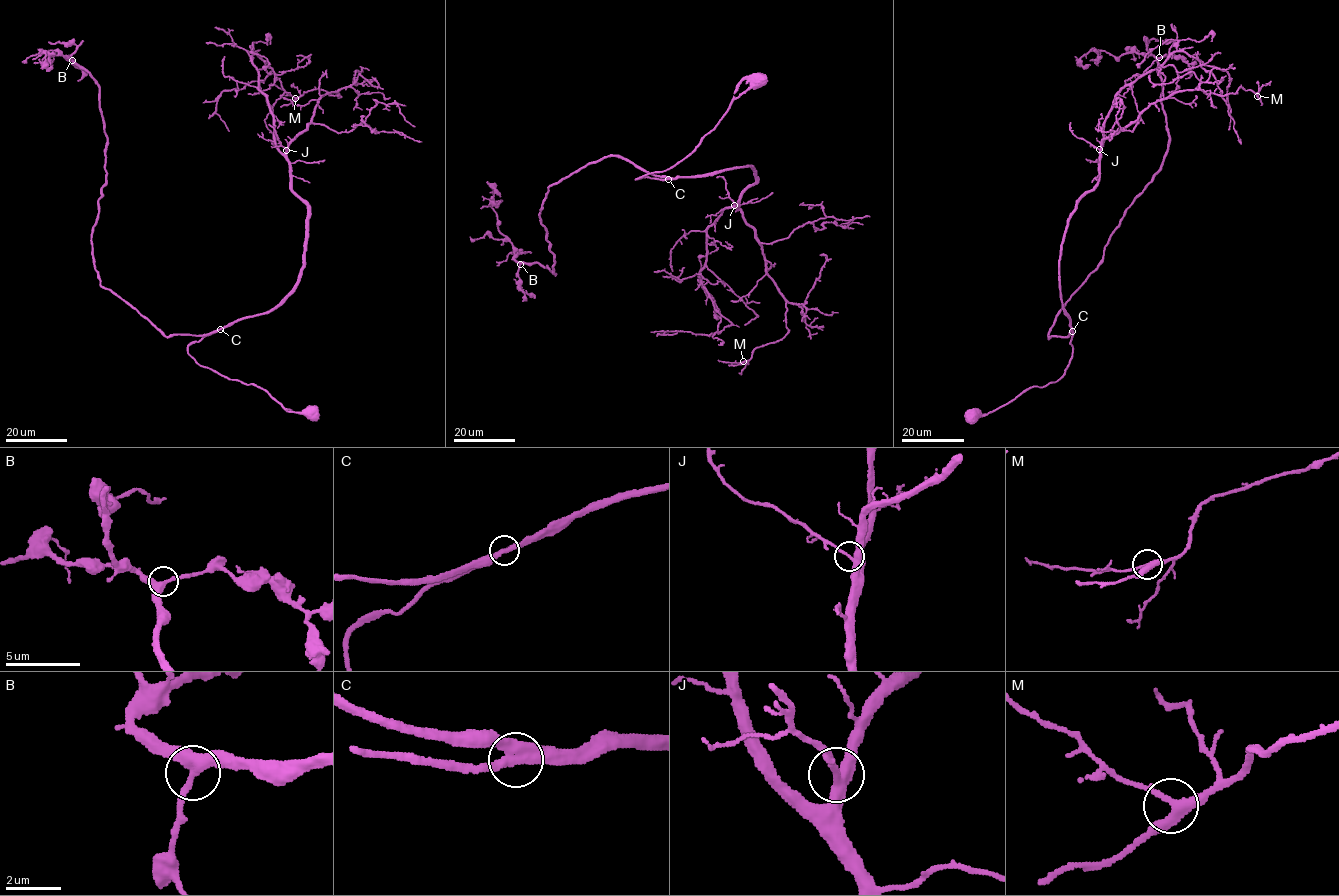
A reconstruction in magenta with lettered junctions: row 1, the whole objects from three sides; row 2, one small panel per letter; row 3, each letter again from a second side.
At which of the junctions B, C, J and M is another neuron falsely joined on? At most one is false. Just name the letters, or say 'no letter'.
no letter

